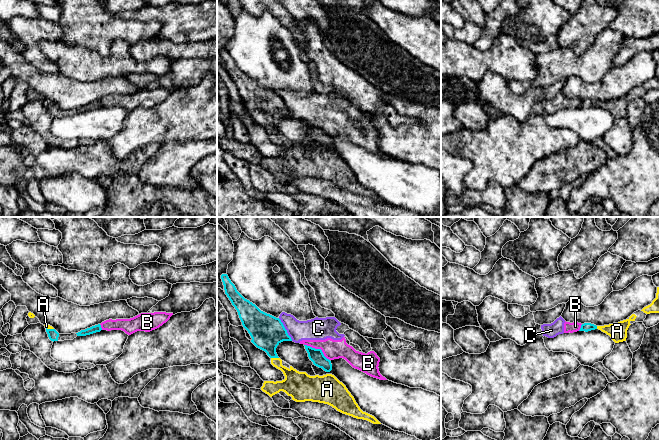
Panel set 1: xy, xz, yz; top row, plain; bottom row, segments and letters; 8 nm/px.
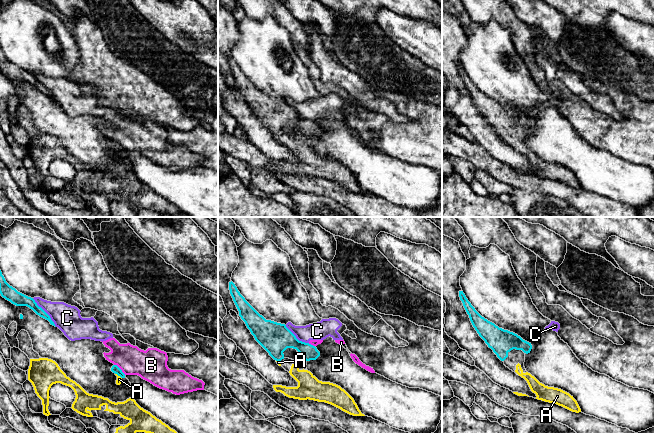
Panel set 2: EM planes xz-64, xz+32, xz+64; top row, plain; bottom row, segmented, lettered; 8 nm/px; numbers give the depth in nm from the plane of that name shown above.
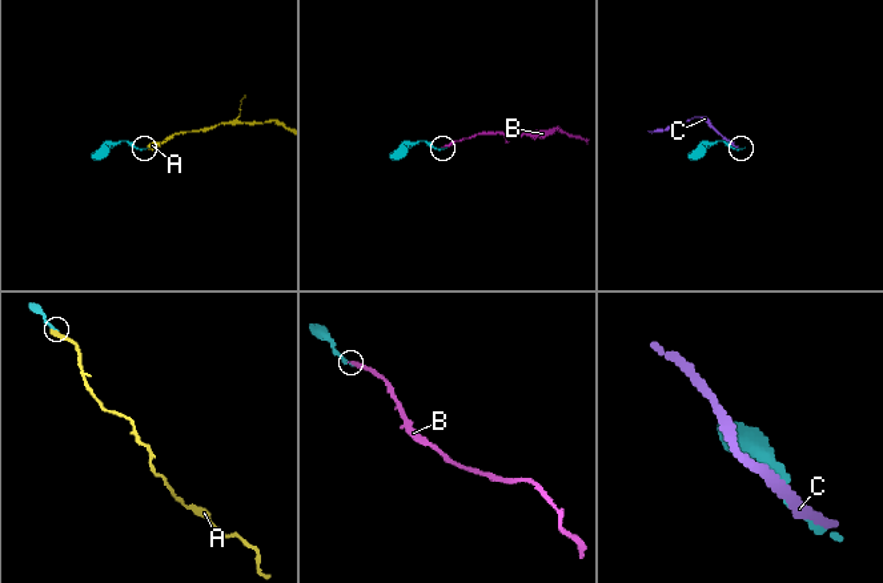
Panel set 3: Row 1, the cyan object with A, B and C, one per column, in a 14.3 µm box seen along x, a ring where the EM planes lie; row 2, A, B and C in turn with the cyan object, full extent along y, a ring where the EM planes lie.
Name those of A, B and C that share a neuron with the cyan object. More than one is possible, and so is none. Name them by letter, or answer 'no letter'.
A

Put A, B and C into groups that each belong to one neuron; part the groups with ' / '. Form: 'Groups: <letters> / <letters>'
Groups: A / B C

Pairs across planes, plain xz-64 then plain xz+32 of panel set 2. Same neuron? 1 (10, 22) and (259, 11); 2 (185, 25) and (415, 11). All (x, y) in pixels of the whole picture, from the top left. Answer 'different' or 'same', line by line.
1: different
2: different

